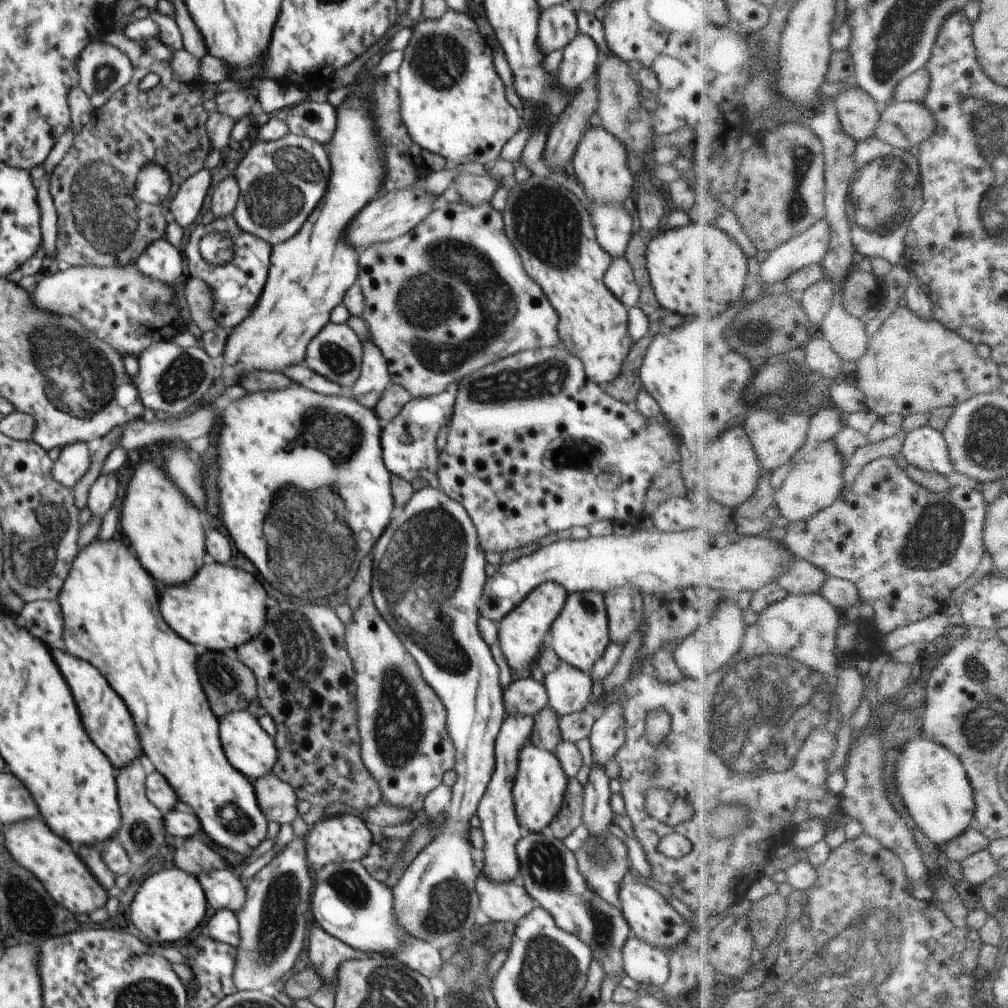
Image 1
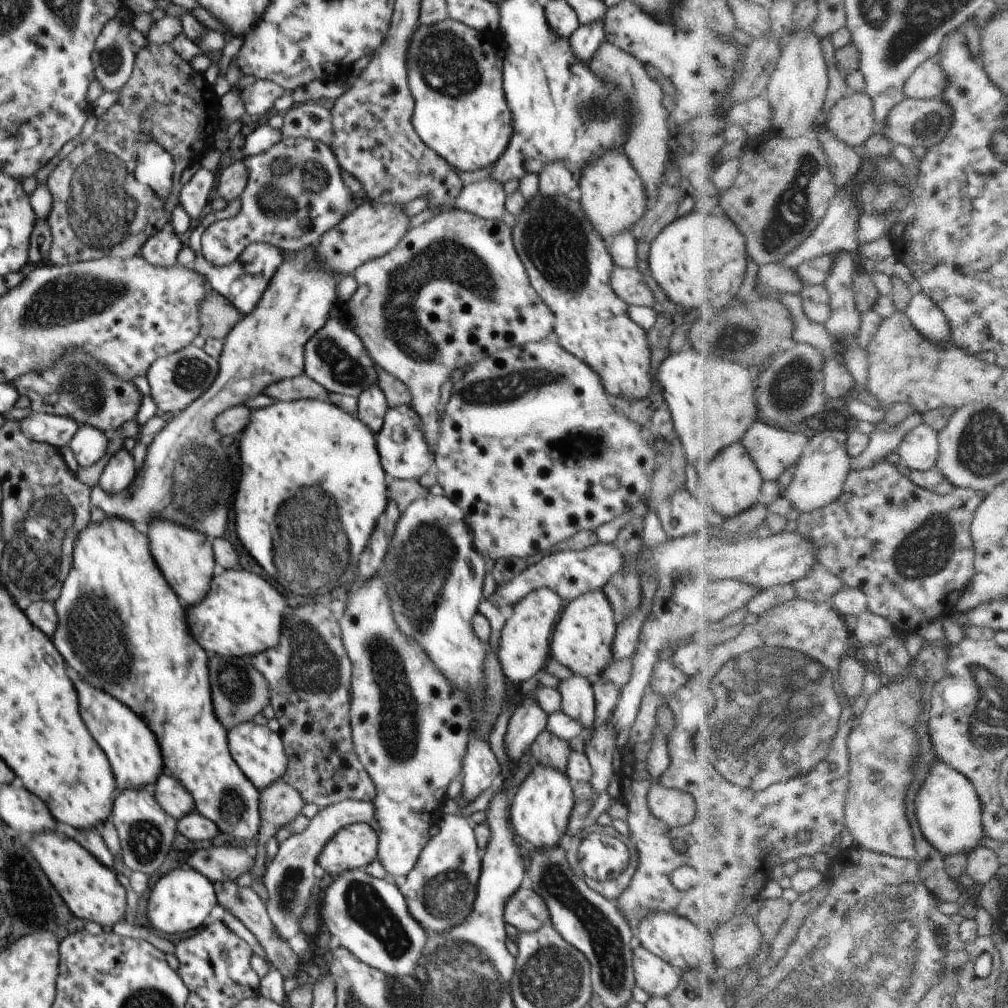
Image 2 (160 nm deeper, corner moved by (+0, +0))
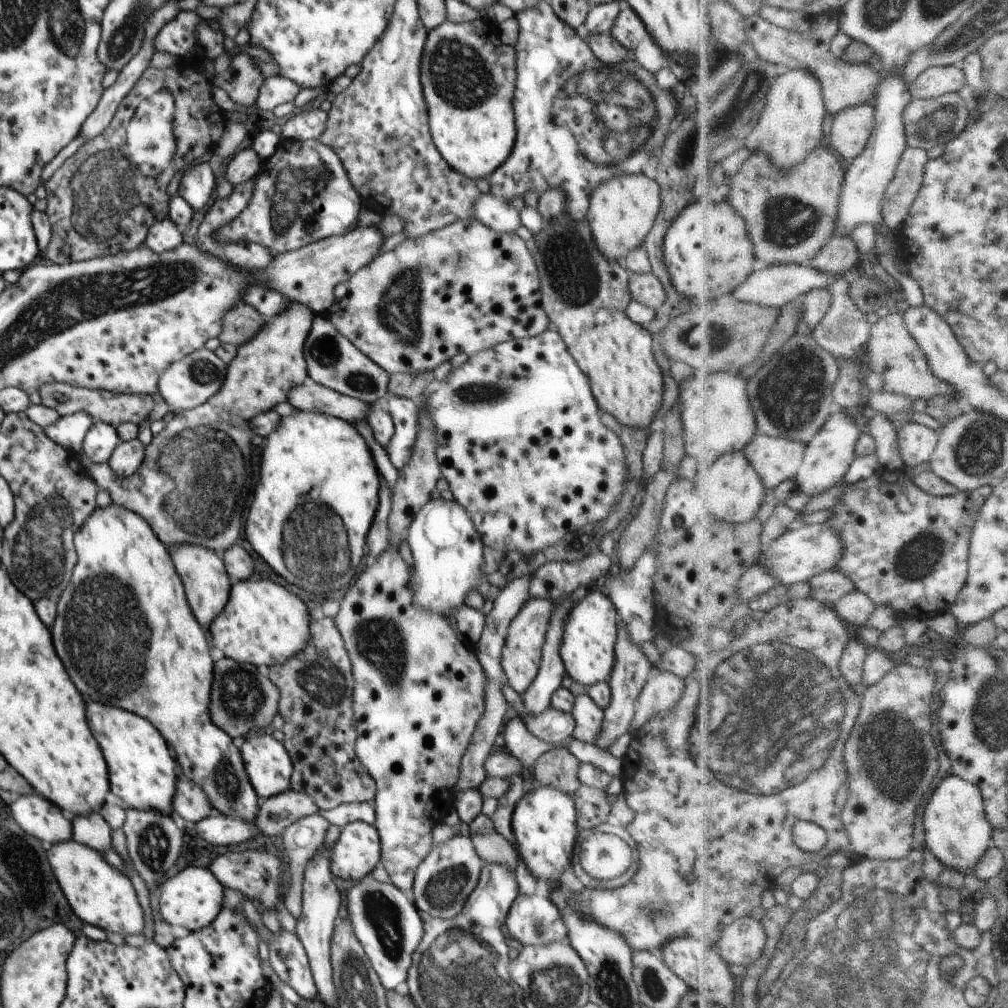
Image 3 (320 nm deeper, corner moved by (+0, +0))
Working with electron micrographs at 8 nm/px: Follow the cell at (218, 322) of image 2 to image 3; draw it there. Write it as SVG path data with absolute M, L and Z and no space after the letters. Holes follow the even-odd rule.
M242 302L225 314L223 329L218 338L222 343L238 348L252 341L267 320L252 305Z

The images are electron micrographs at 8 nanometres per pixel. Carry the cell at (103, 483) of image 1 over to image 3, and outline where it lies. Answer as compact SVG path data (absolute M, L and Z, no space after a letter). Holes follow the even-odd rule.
M136 437L129 441L121 441L107 461L119 477L125 477L133 475L140 468L144 457L145 446Z

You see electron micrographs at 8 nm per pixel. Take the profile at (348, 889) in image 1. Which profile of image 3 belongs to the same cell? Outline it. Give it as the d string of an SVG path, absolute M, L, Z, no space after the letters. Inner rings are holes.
M356 882L347 893L348 921L357 939L362 943L369 961L378 973L380 982L390 989L404 988L407 972L412 964L412 954L423 935L422 914L412 905L401 890L391 883Z

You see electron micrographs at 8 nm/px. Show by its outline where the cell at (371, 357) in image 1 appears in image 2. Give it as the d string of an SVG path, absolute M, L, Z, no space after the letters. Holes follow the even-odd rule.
M376 384L365 388L365 391L358 398L357 417L370 428L375 436L378 436L390 407L383 390Z

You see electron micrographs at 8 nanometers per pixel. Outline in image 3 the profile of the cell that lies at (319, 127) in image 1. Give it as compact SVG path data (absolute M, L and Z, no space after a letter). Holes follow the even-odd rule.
M317 105L312 110L300 111L292 116L282 129L282 140L307 141L319 139L327 125L327 112L322 111Z

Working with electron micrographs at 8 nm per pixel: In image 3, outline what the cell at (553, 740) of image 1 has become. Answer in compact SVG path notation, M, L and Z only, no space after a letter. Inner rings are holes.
M553 746L535 762L533 777L540 785L553 786L574 796L582 786L578 778L581 762L566 748Z

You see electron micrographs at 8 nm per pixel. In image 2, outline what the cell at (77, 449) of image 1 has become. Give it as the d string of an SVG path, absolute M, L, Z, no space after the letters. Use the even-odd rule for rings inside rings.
M83 424L79 426L69 447L73 450L80 466L92 466L106 454L109 440L110 433L105 433L92 425Z

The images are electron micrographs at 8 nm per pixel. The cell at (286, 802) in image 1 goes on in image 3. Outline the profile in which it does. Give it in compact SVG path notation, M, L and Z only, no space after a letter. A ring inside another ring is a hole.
M292 788L267 798L255 819L259 832L282 836L292 823L320 812L317 802L309 794Z

